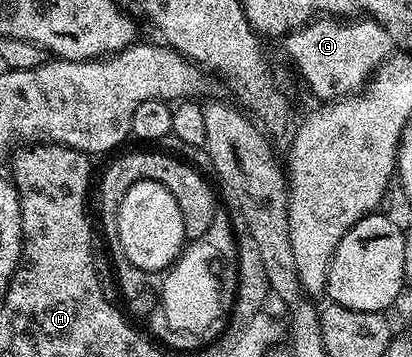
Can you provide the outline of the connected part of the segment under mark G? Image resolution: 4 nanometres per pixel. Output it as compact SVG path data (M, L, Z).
M369 17L315 18L287 34L284 43L289 57L320 101L339 100L359 92L394 51L392 36Z

